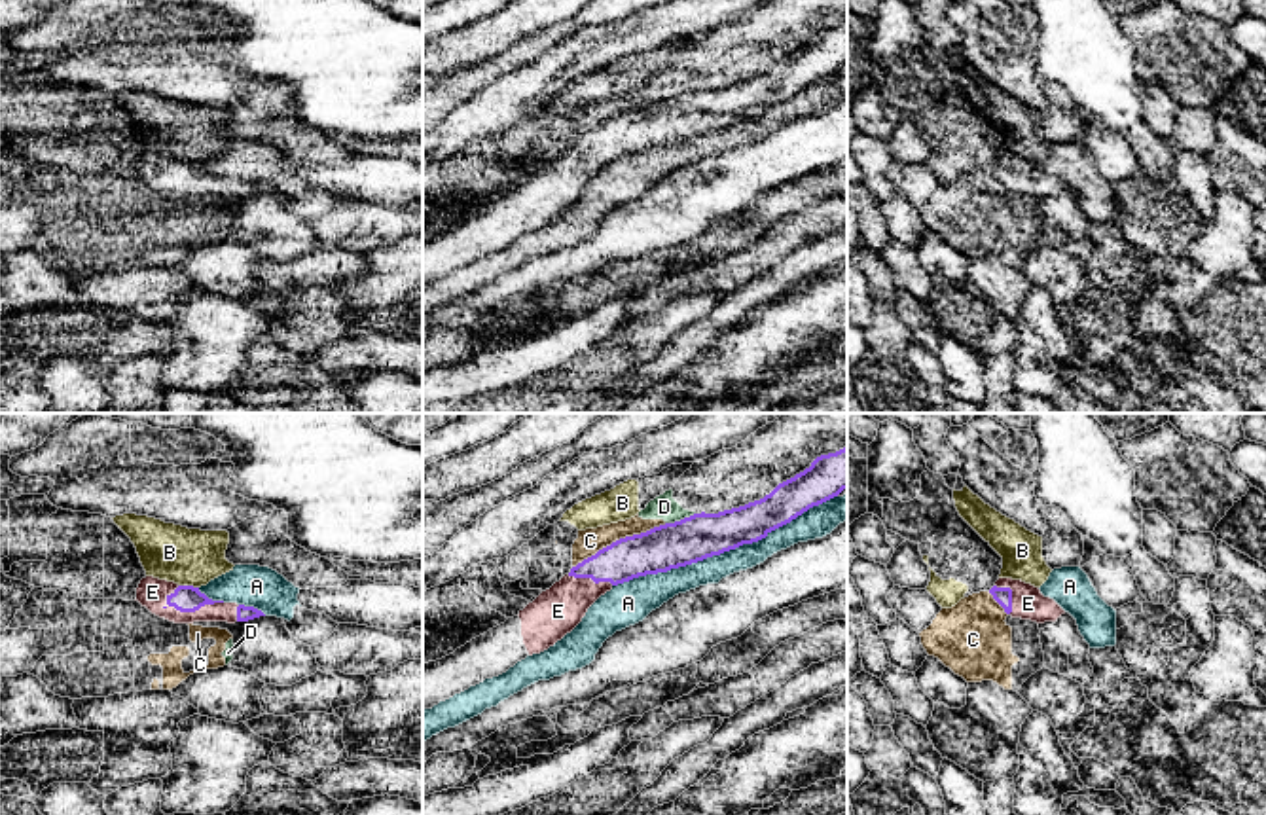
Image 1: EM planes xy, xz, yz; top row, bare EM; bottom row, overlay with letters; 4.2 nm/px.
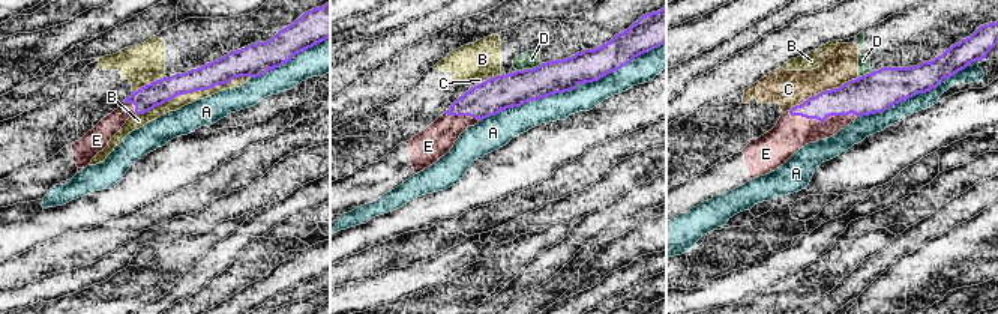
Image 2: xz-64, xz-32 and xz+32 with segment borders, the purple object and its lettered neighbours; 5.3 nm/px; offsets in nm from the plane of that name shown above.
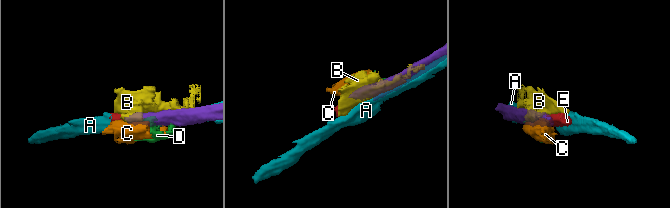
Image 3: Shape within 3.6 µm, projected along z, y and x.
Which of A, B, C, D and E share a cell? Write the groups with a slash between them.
A / B / C D / E

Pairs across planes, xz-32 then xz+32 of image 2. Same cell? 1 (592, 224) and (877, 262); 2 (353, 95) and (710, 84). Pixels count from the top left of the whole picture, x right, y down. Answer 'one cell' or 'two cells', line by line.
1: one cell
2: one cell

